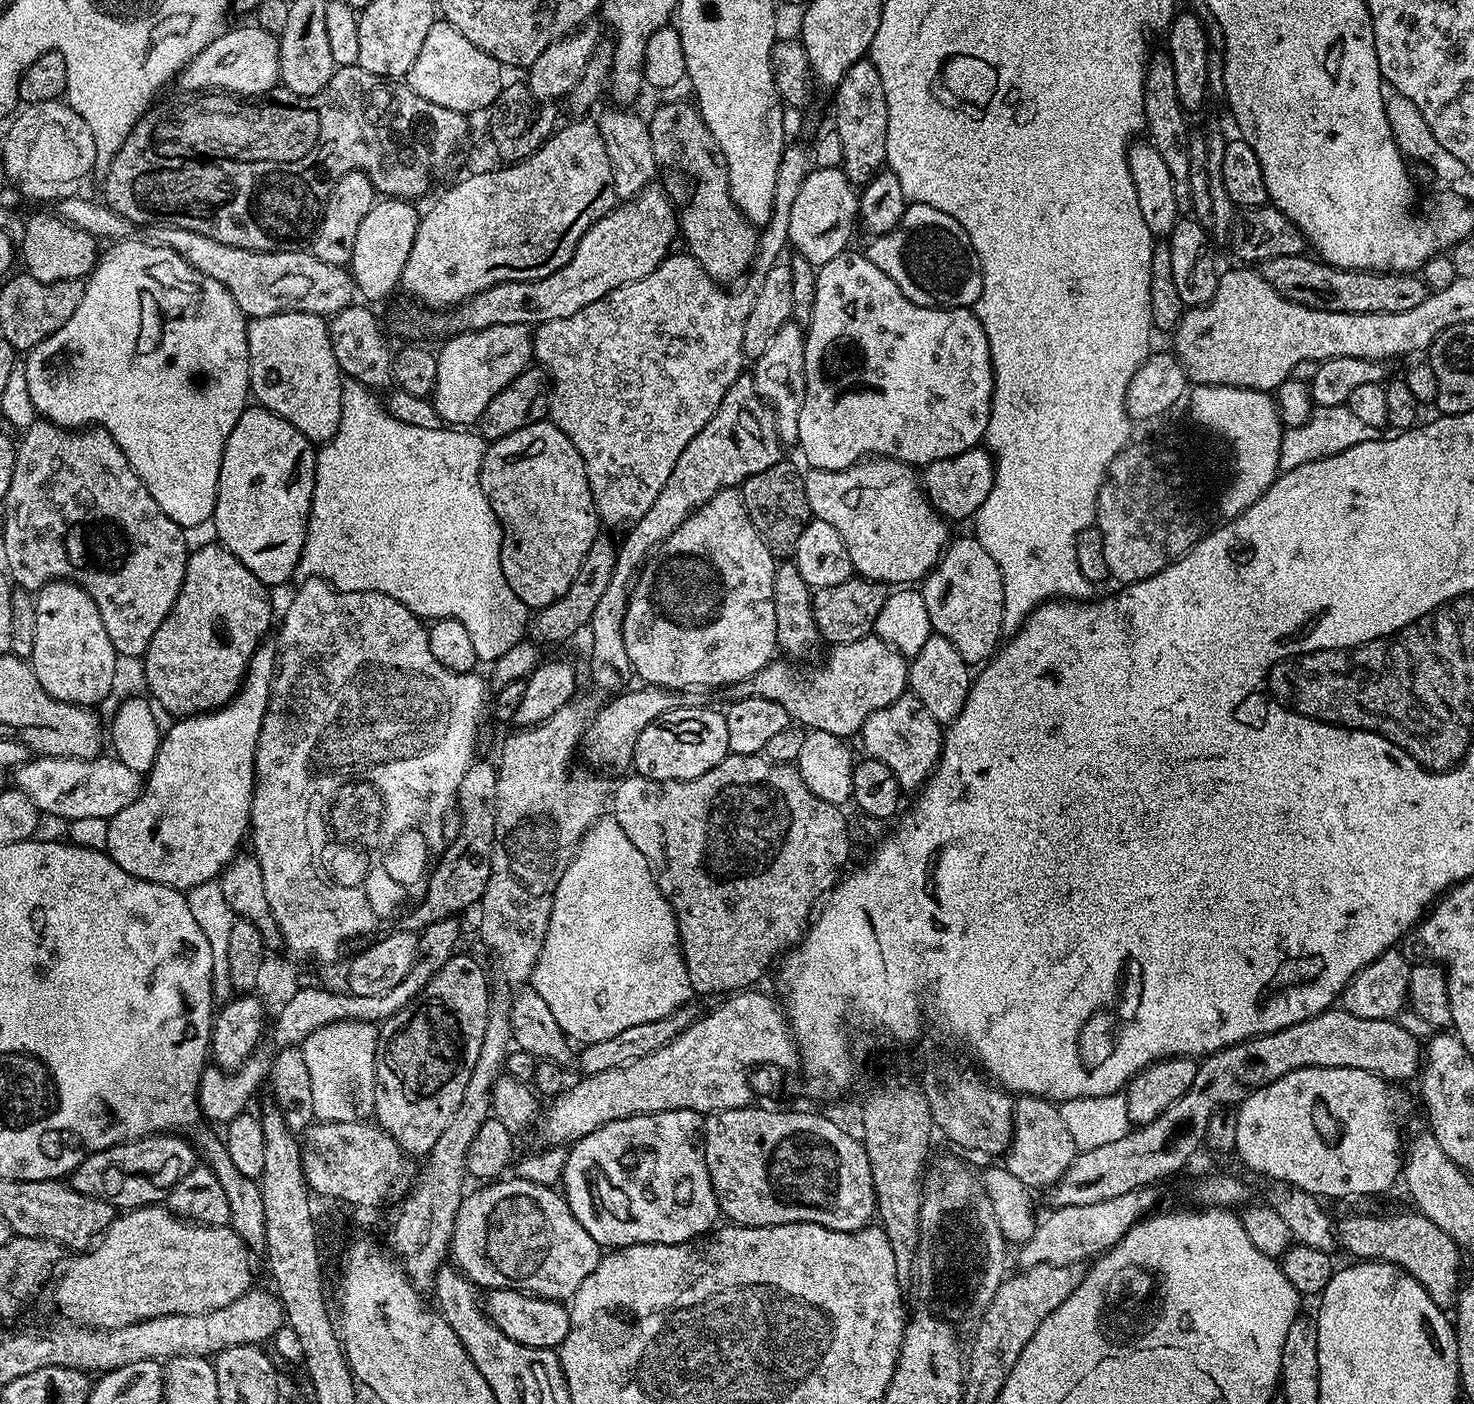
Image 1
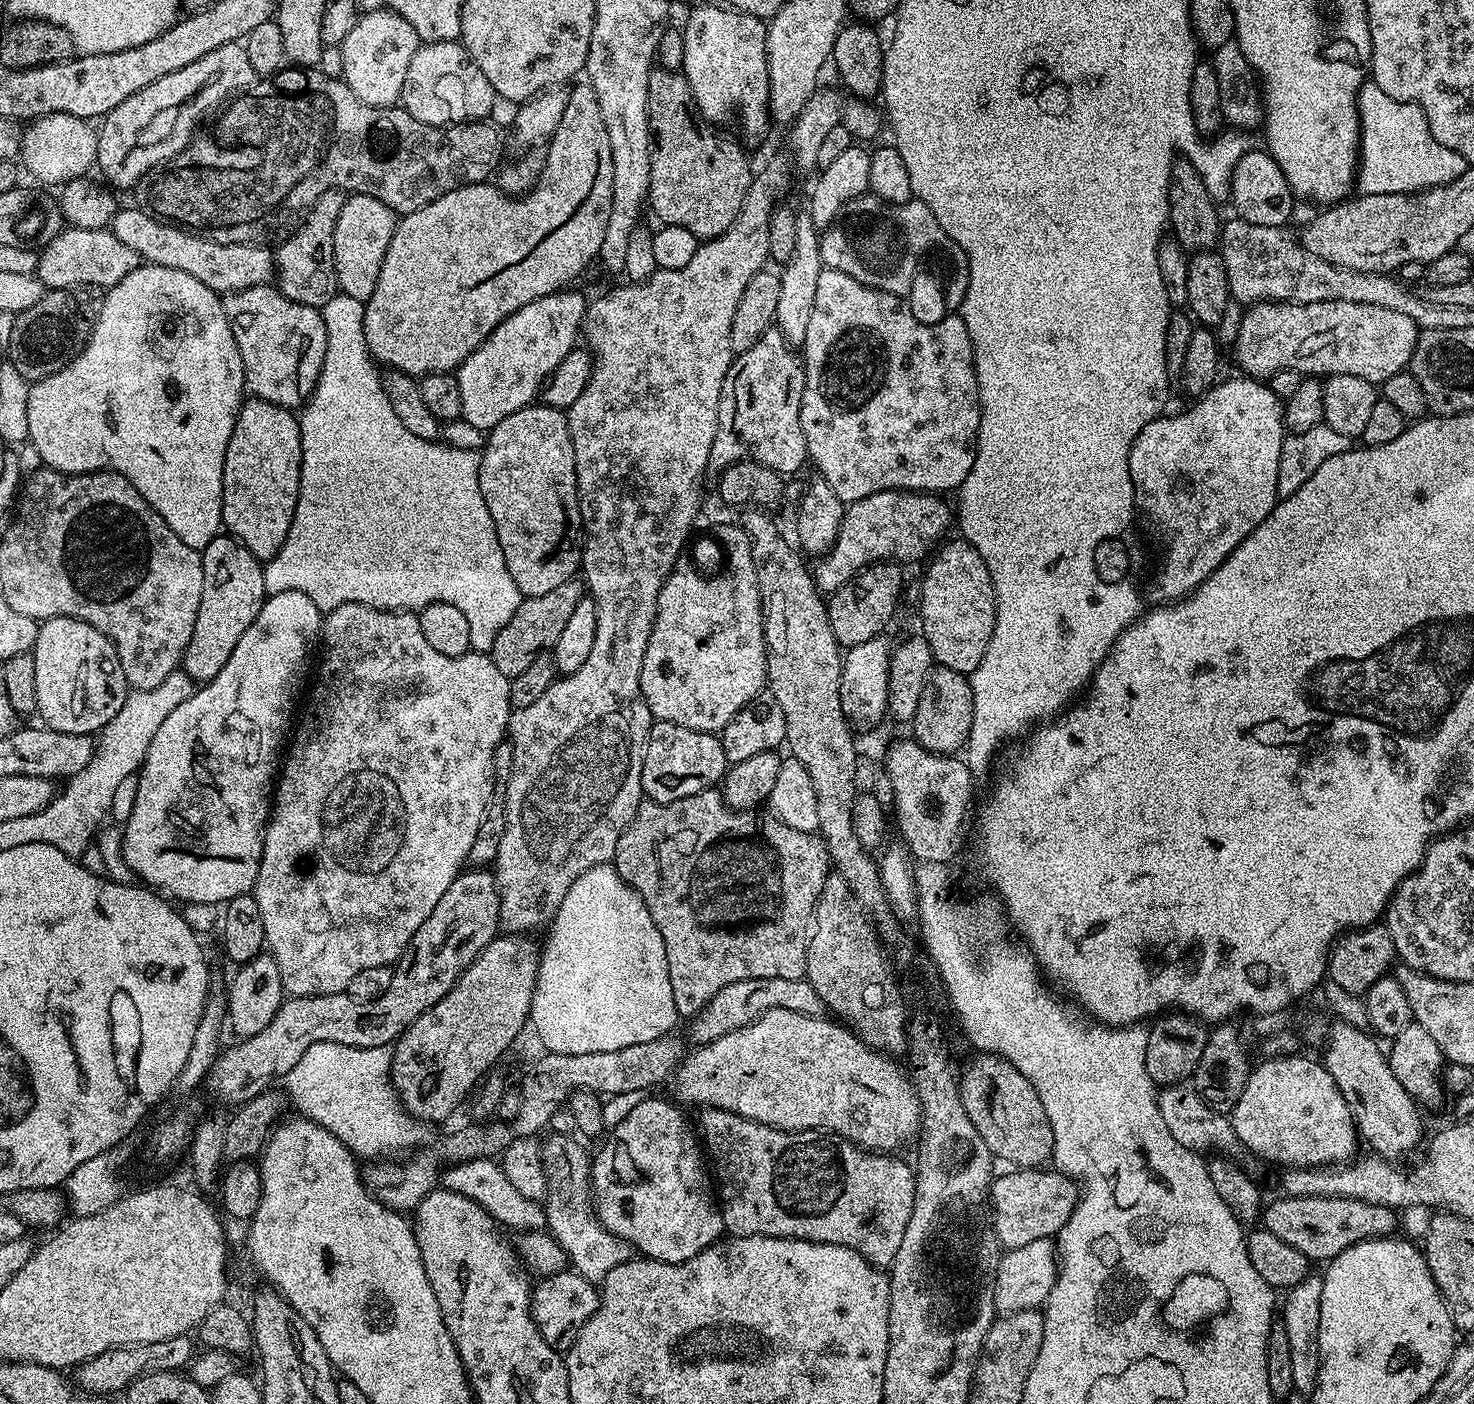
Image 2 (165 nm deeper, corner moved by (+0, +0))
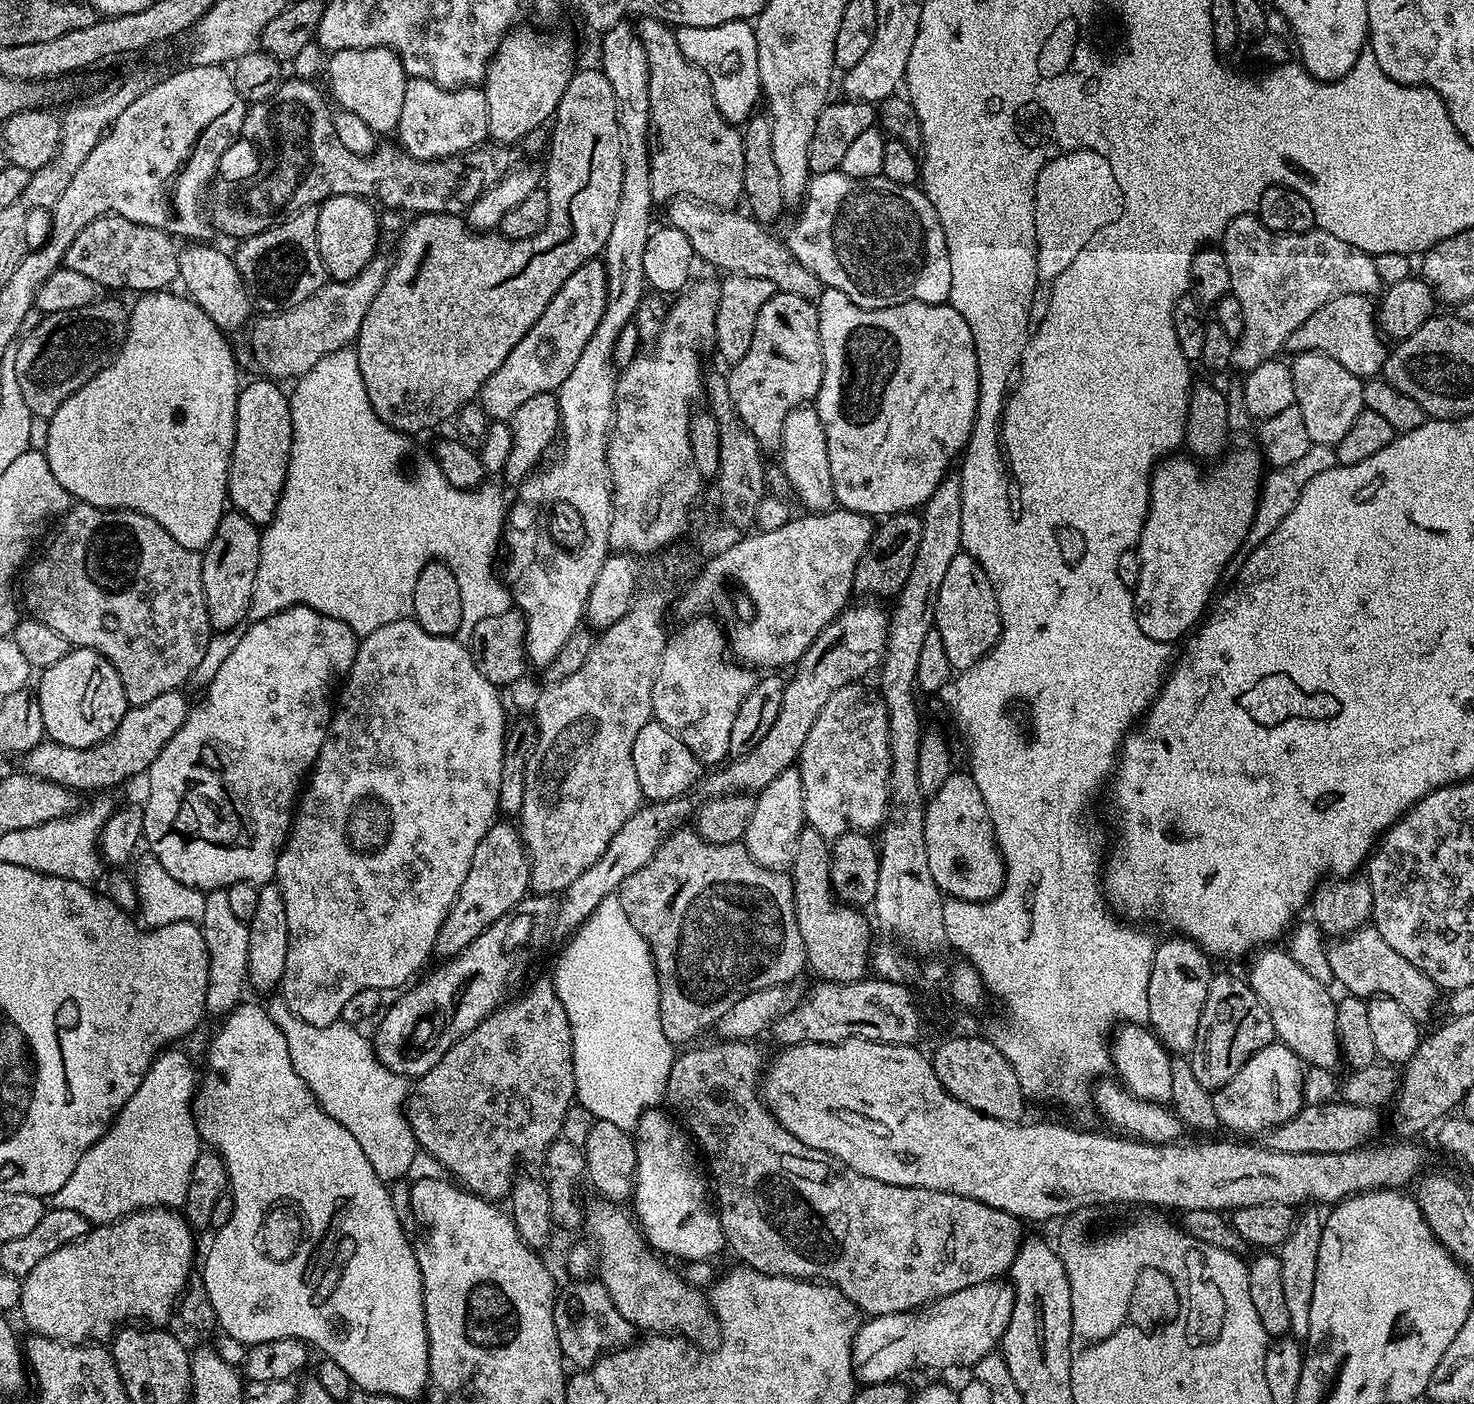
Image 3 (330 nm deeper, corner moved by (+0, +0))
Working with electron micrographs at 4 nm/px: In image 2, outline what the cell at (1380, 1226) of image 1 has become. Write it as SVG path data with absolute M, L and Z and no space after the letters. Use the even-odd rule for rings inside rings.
M1288 1196L1276 1200L1262 1212L1262 1226L1282 1242L1302 1250L1309 1261L1333 1260L1342 1250L1378 1236L1391 1236L1397 1231L1397 1213L1384 1204L1371 1204L1354 1198L1337 1196Z

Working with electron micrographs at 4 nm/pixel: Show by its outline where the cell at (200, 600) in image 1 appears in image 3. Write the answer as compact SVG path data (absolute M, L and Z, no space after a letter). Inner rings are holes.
M228 510L218 522L218 530L214 530L214 539L208 543L207 548L203 549L202 582L204 583L204 597L208 603L208 617L213 629L232 630L235 624L245 623L252 591L256 585L256 571L260 557L260 533L261 529L254 522L250 522L250 518L246 518L235 510Z

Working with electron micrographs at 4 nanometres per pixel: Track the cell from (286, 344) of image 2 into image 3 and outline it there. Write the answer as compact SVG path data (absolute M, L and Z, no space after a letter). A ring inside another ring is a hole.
M208 242L185 246L179 249L178 258L178 280L181 285L184 283L183 291L221 330L247 325L253 315L254 301L235 259L220 248L211 248L213 245Z

